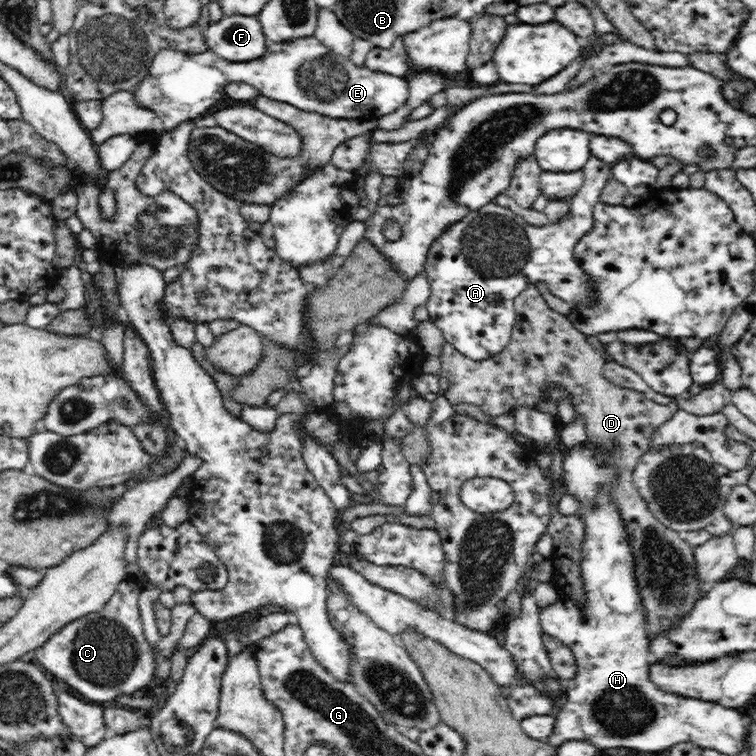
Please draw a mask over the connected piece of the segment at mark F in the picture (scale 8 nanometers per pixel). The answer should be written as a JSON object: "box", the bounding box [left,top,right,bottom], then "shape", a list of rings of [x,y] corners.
{"box":[202,15,268,61],"shape":[[[257,15],[225,16],[220,19],[220,22],[209,23],[202,33],[204,33],[204,40],[208,43],[209,50],[226,61],[254,60],[260,58],[266,52],[268,42]]]}

